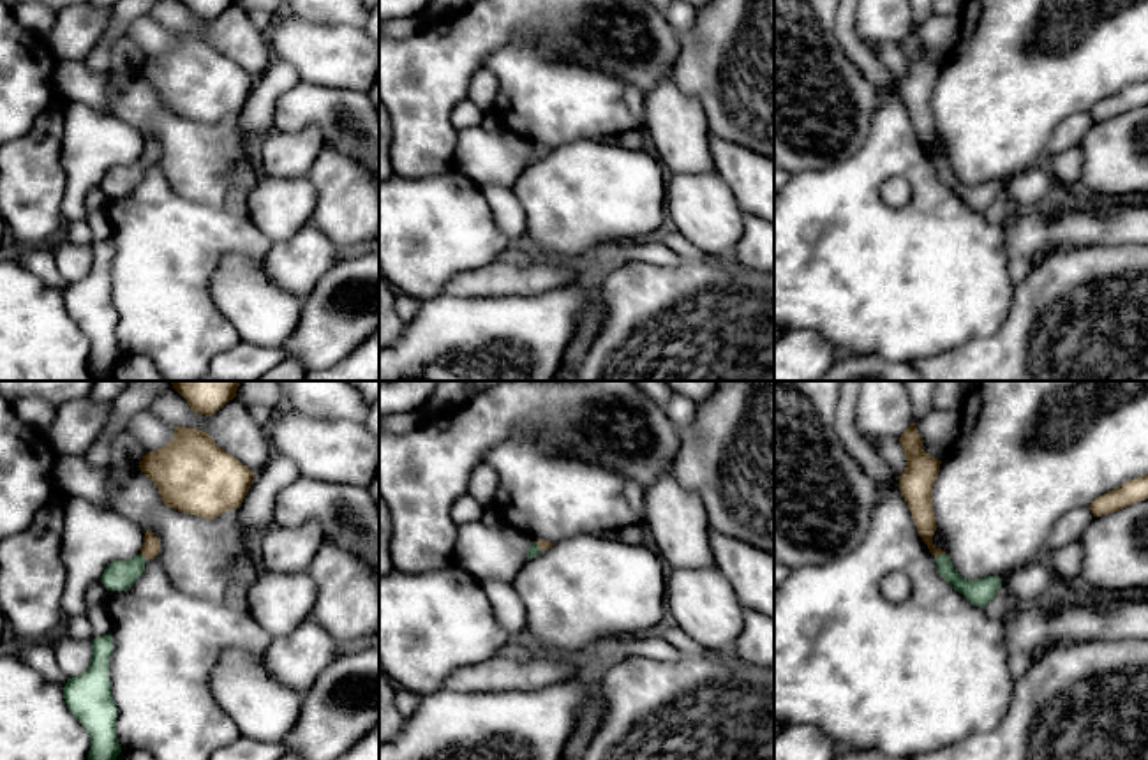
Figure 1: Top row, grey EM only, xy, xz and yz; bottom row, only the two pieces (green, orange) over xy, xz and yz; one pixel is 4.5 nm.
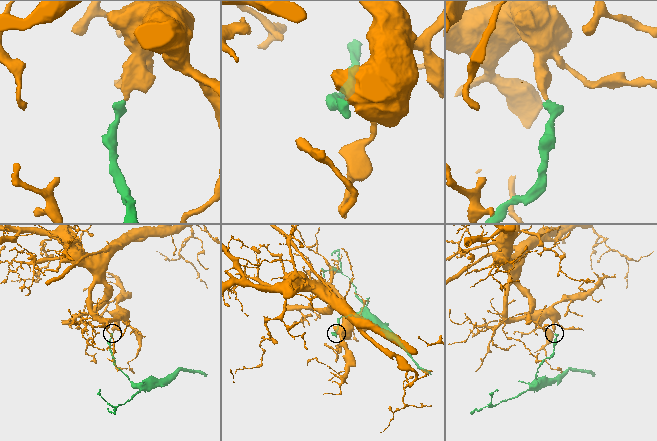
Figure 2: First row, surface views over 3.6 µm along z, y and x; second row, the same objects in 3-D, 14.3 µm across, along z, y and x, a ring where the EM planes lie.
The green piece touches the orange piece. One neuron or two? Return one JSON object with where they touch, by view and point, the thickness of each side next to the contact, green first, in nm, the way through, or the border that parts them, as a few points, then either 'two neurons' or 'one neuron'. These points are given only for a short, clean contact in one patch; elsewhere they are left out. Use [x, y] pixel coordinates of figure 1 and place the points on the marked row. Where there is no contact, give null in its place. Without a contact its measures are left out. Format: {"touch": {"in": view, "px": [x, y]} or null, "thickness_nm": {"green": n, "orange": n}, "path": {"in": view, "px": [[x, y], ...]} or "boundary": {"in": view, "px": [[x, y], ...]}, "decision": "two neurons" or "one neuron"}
{"touch": {"in": "yz", "px": [939, 556]}, "thickness_nm": {"green": 120, "orange": 110}, "path": {"in": "yz", "px": [[979, 593], [965, 588], [939, 556], [928, 542], [921, 505]]}, "decision": "one neuron"}

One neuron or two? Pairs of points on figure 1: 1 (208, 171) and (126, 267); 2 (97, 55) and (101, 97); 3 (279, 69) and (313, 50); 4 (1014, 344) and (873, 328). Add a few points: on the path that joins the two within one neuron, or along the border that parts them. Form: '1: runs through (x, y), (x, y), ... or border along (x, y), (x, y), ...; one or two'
1: border along (159, 166), (178, 194), (214, 205), (226, 200); two
2: border along (83, 62), (92, 71), (108, 74); two
3: border along (274, 57), (288, 62), (302, 81); two
4: border along (1006, 316), (995, 332), (972, 337), (933, 357); two

